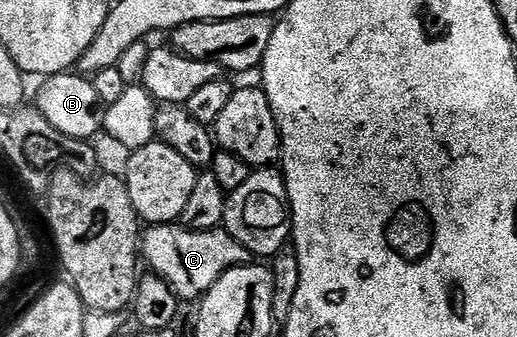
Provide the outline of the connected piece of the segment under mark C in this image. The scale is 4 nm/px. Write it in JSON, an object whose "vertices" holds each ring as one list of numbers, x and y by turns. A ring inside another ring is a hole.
{"vertices":[[159,224,150,227,143,236,143,260,150,264,150,268,154,275,163,278,175,295,178,301,193,300,200,301,202,295,211,290,211,286,215,282,219,282,219,278,227,270,237,268,241,264,248,264,251,260,251,253,238,242,230,232,221,228,212,228,206,232,196,232,190,228,182,228,173,224]]}

